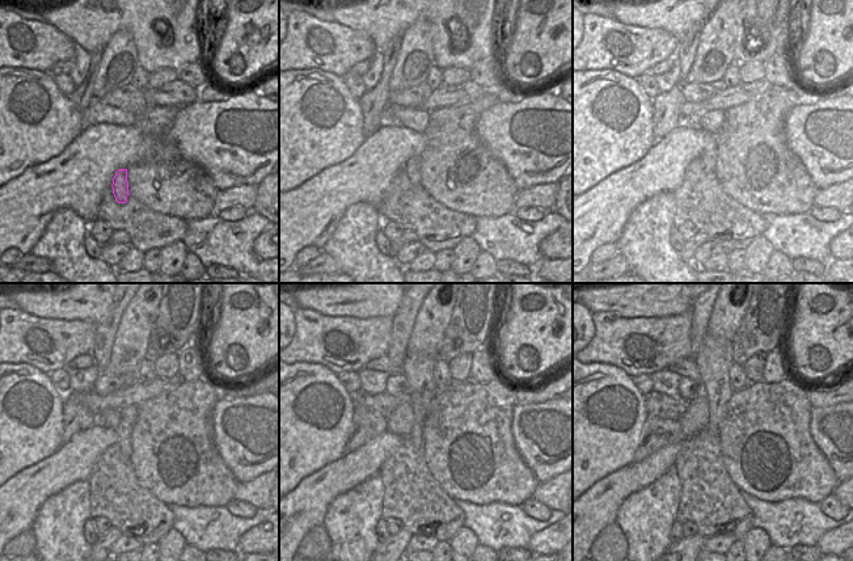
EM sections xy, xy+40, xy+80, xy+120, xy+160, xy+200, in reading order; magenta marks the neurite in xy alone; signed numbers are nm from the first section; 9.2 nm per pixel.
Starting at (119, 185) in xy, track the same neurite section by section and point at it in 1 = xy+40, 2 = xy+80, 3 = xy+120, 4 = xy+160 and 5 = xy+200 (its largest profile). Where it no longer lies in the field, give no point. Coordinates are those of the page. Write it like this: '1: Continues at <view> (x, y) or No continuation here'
1: Continues at xy+40 (413, 167)
2: Continues at xy+80 (709, 156)
3: Continues at xy+120 (129, 416)
4: Continues at xy+160 (417, 367)
5: Continues at xy+200 (714, 358)

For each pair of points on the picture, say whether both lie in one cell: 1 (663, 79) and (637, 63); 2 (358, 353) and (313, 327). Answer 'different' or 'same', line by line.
1: different
2: same

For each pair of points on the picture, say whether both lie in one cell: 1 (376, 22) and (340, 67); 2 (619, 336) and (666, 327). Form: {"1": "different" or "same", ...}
{"1": "different", "2": "same"}

